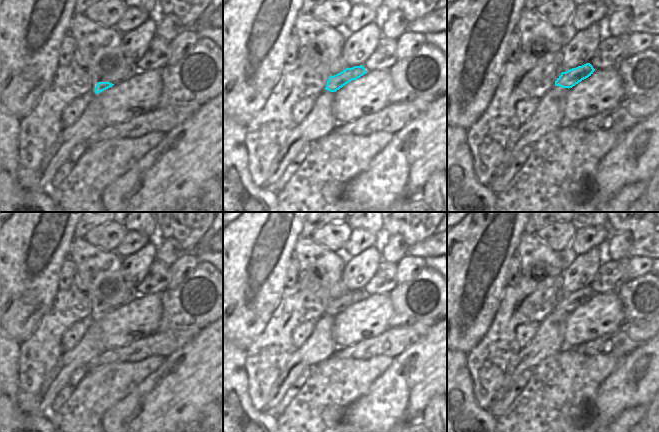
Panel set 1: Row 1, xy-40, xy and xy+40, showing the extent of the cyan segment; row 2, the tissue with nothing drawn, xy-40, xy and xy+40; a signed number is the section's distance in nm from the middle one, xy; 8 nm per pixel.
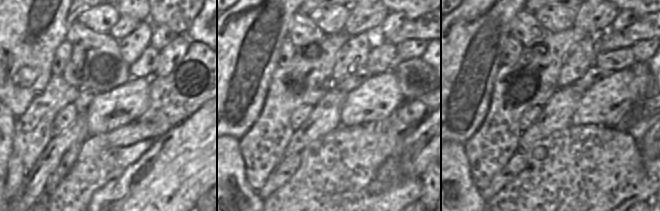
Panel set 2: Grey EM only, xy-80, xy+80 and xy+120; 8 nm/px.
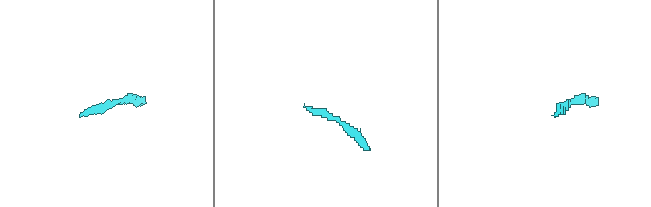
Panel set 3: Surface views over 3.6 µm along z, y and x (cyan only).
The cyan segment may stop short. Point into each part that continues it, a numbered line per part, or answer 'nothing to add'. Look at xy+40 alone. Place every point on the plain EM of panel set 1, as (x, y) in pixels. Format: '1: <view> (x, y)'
nothing to add

